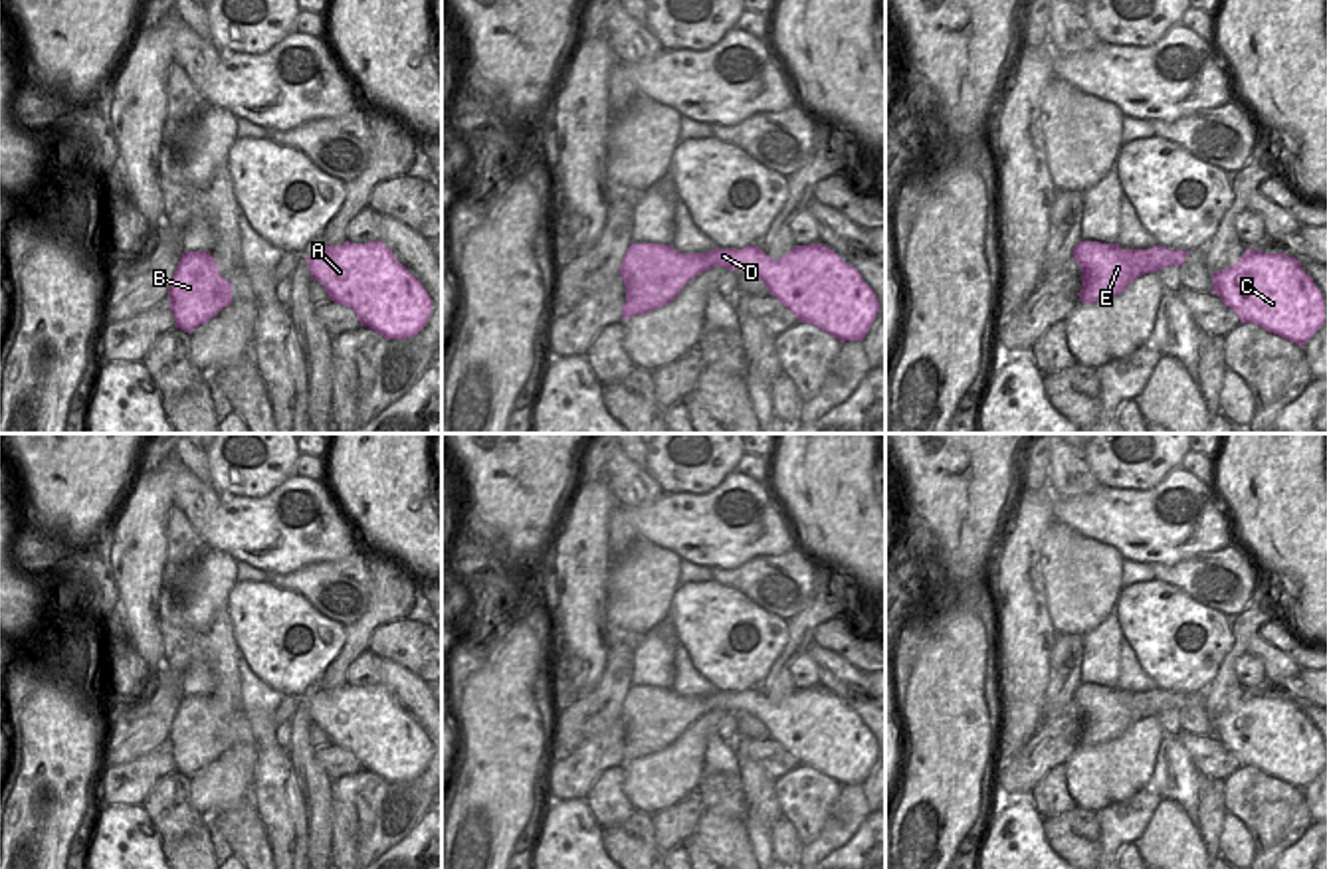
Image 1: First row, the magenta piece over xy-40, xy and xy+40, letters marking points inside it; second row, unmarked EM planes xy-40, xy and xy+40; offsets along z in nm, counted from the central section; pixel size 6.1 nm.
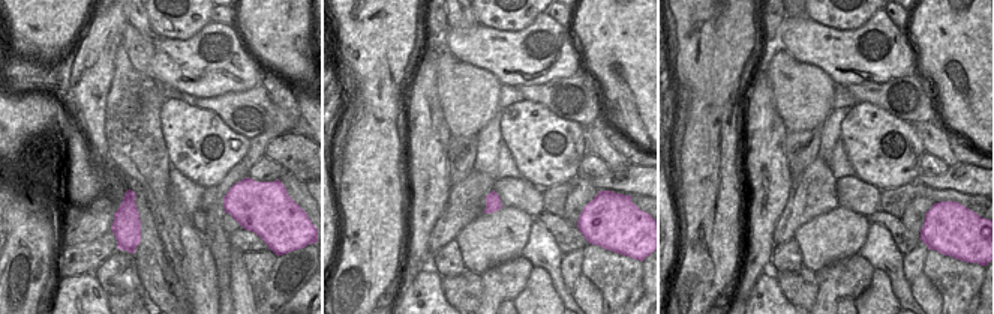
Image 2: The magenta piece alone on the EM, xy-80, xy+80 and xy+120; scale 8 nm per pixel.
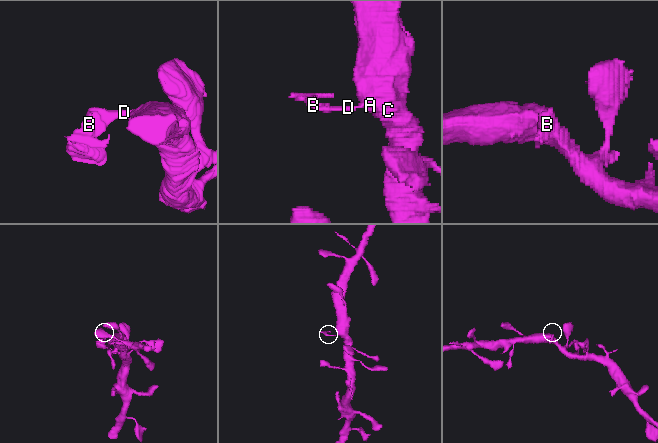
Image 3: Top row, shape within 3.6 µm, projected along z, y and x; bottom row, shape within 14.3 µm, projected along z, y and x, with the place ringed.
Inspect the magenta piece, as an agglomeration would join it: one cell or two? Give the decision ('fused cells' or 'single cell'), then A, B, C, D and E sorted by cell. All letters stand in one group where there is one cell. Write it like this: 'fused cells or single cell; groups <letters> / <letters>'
single cell; groups A B C D E

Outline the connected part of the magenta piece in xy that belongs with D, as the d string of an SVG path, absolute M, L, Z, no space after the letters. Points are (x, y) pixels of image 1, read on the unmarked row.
M644 685L632 687L622 703L622 762L667 748L685 726L711 711L755 717L798 766L810 766L842 786L864 784L879 754L858 713L822 687L794 689L780 703L770 703L759 689L679 697L673 689Z

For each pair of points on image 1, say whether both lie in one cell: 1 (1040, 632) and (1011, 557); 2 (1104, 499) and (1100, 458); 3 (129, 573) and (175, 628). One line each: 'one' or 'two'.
1: one
2: two
3: two

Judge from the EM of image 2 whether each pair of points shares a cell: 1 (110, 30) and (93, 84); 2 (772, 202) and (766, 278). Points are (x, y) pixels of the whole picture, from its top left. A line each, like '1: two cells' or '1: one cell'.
1: one cell
2: two cells

